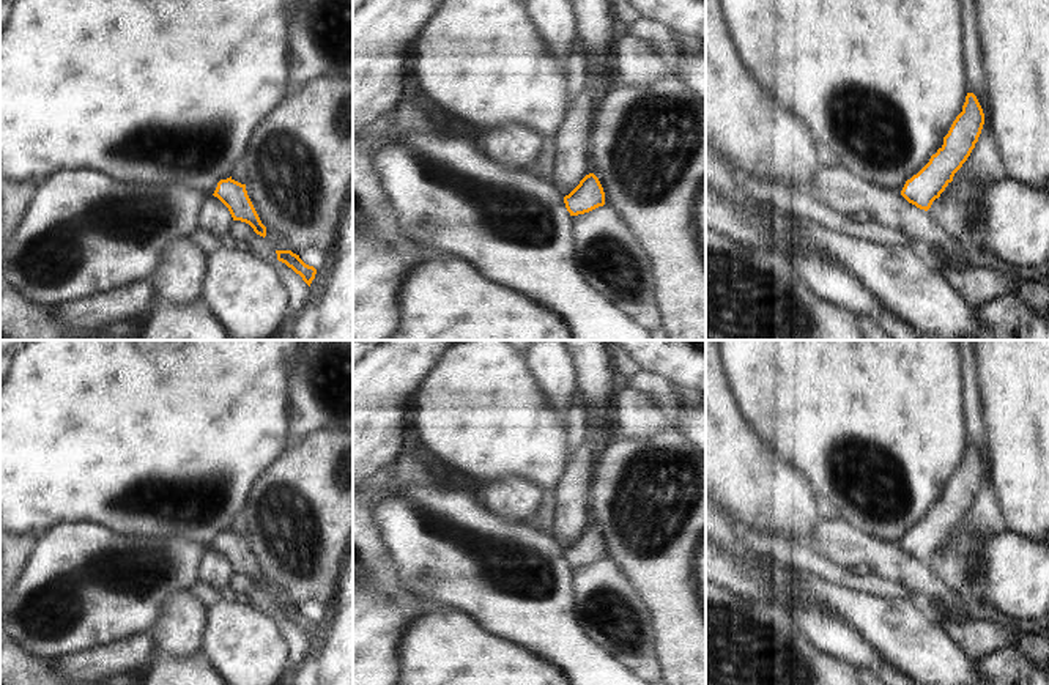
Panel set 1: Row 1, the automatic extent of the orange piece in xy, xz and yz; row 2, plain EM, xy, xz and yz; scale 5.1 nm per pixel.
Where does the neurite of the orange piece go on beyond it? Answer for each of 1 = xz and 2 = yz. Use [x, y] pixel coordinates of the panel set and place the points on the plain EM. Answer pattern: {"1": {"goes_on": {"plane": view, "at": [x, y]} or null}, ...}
{"1": {"goes_on": null}, "2": {"goes_on": null}}

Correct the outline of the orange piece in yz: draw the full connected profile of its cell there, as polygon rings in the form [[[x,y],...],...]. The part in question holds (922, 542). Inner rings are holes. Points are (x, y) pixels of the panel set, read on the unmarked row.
[[[967,446],[962,465],[943,490],[943,498],[917,528],[906,534],[901,548],[917,561],[928,564],[970,509],[983,477],[983,461],[977,449]]]

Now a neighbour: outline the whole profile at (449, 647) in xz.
[[[457,609],[419,617],[400,658],[398,685],[570,685],[558,665],[490,635]]]

